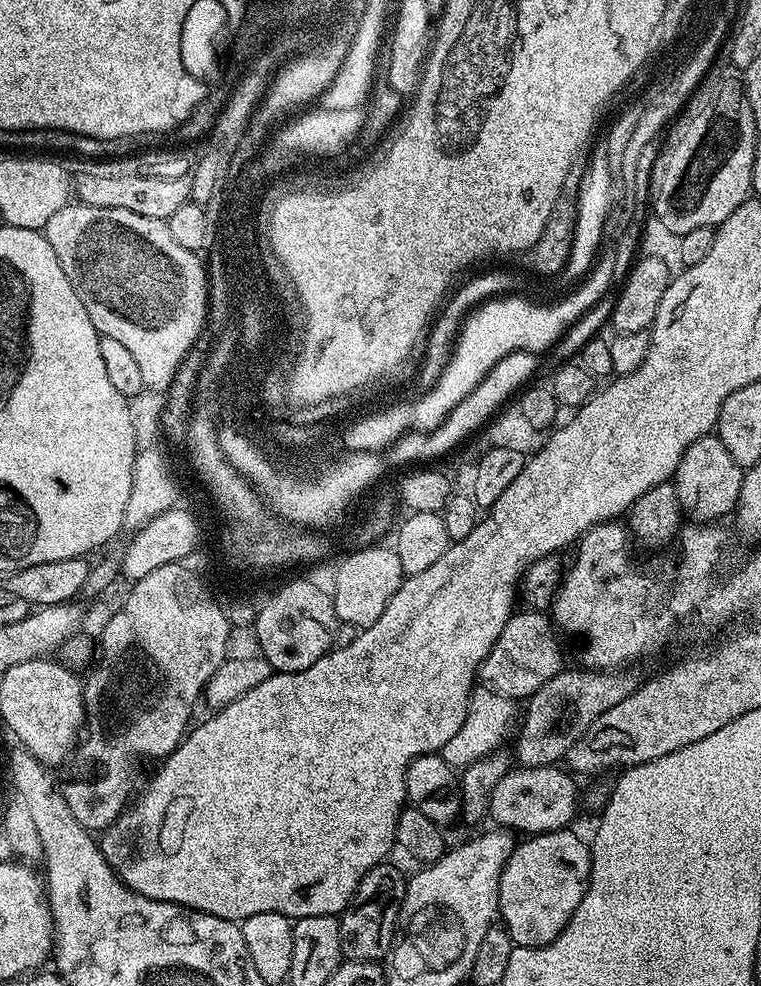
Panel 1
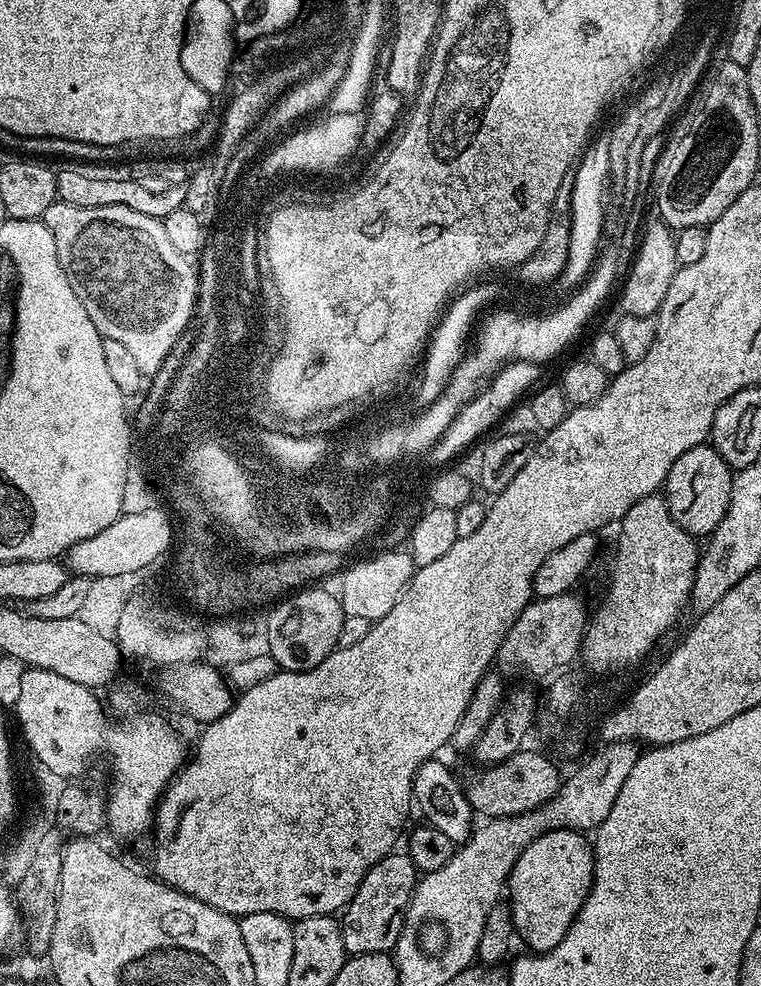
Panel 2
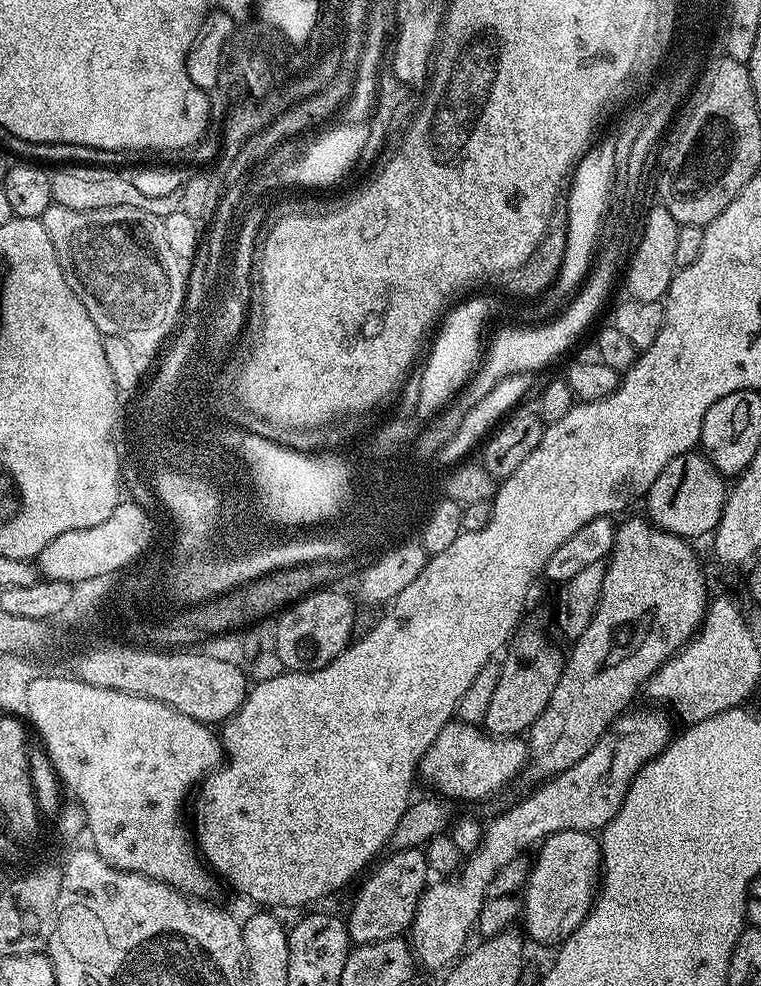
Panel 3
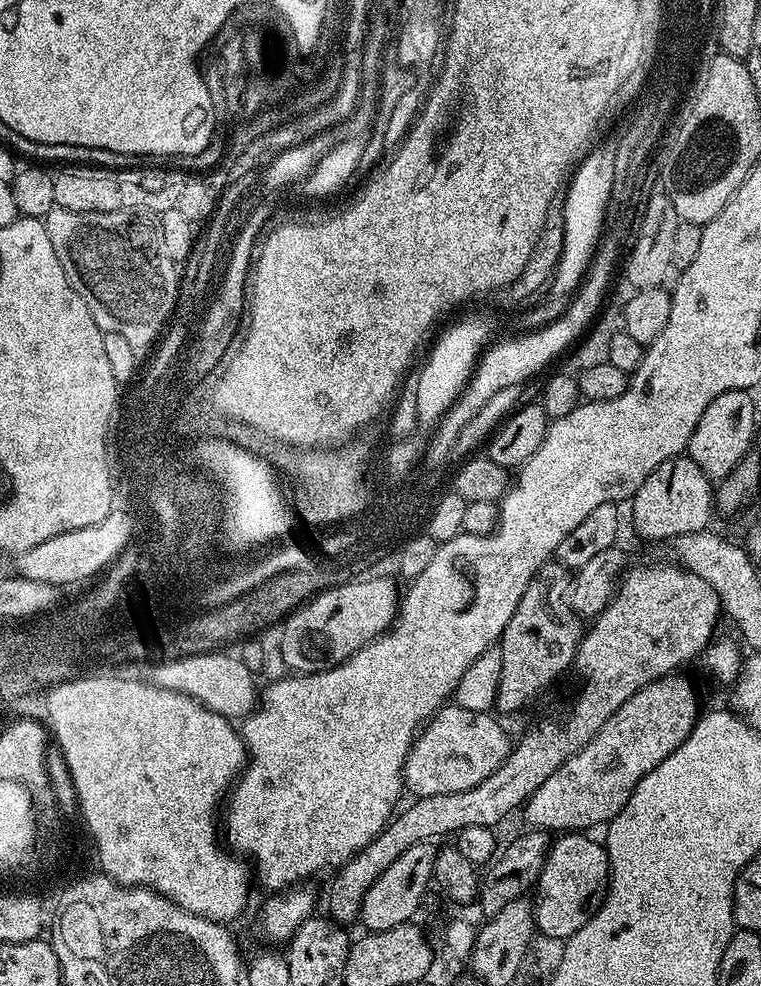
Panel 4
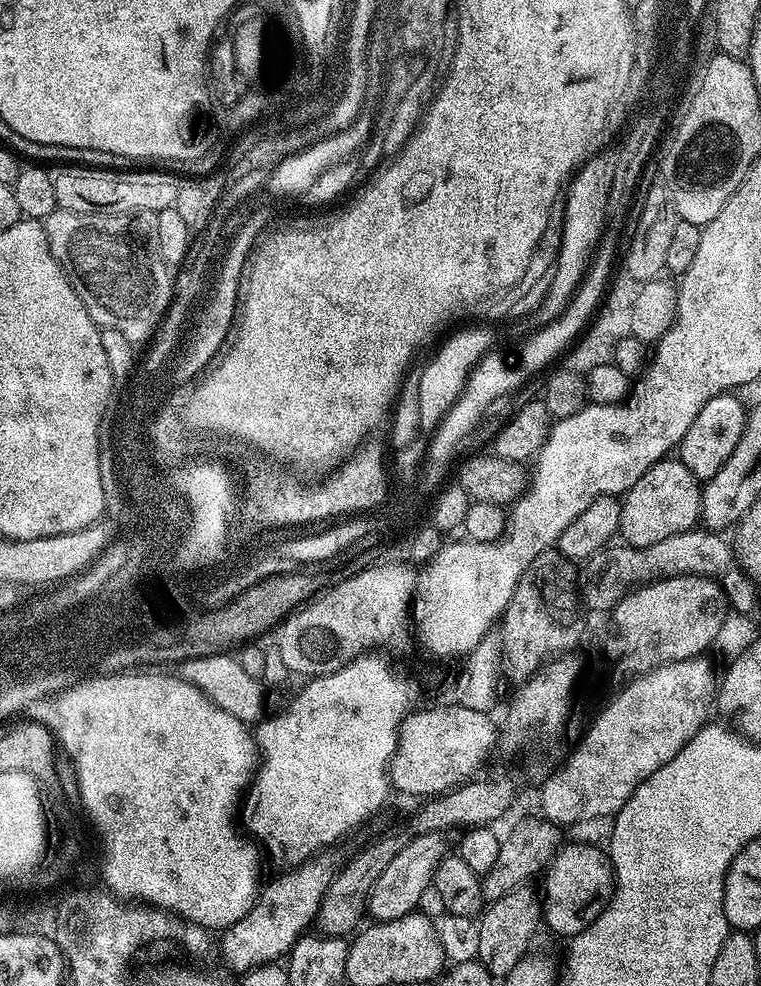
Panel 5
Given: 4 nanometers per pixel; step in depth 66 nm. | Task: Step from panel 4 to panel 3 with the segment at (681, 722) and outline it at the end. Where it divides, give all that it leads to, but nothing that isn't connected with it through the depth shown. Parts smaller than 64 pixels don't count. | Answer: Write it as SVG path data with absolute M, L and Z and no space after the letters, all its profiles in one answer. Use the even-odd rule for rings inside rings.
M625 712L605 730L594 750L590 750L582 762L533 787L536 789L525 800L518 801L501 816L487 821L478 850L471 852L463 861L458 875L453 874L436 882L440 884L429 883L420 895L410 929L415 963L419 967L421 964L424 968L444 970L460 959L469 947L468 935L473 935L490 882L494 882L494 876L502 870L502 866L519 859L528 847L531 849L562 830L595 833L607 826L614 814L618 814L626 798L626 790L638 770L668 747L674 735L673 721L669 720L651 716L648 712Z

